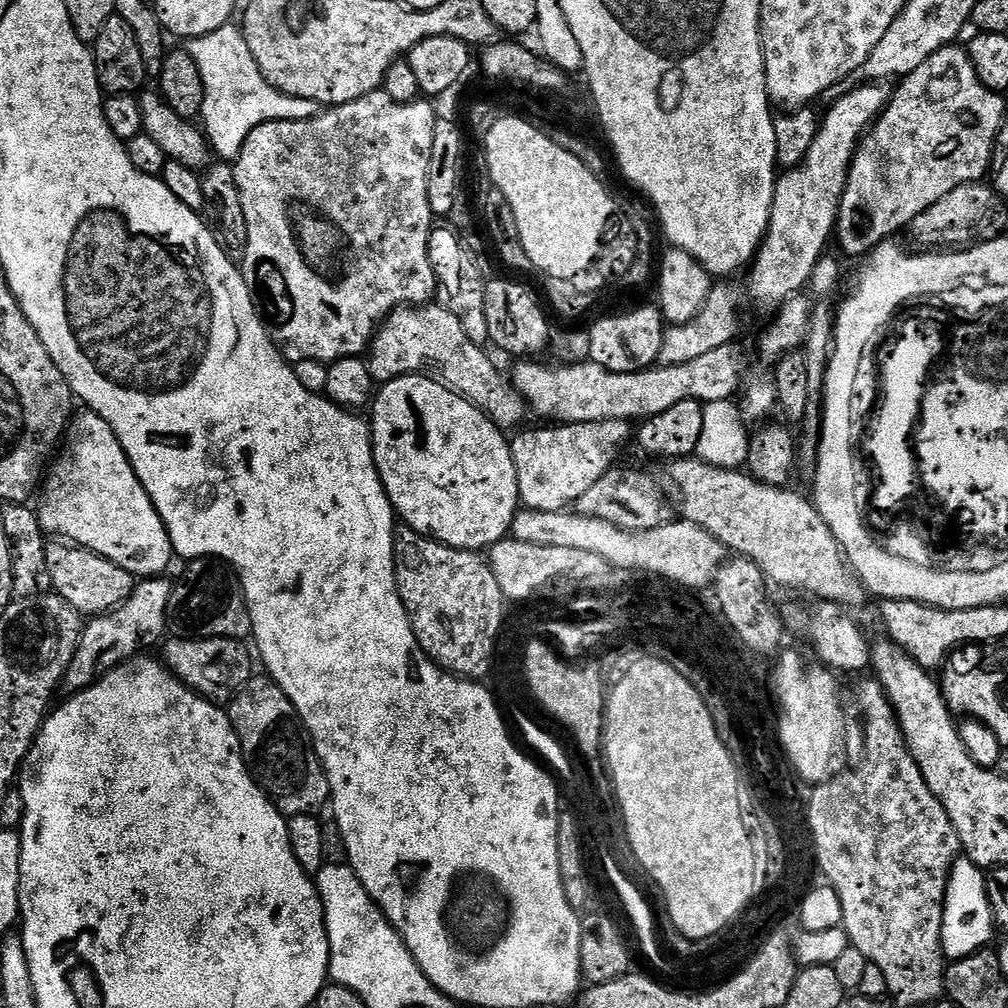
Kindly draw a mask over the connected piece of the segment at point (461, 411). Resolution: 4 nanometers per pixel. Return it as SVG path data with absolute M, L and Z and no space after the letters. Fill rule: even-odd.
M431 375L400 376L397 380L387 381L381 388L384 389L381 392L379 389L375 393L370 404L370 413L372 412L372 416L370 415L372 449L374 450L374 462L384 487L384 493L388 496L388 501L392 503L395 515L415 532L421 532L422 535L436 540L439 544L445 544L451 548L461 548L467 552L479 553L481 550L505 539L511 533L512 520L521 507L518 474L514 470L514 458L512 457L512 445L509 437L501 429L497 428L495 422L485 412L475 408L466 397L459 396L451 388Z

